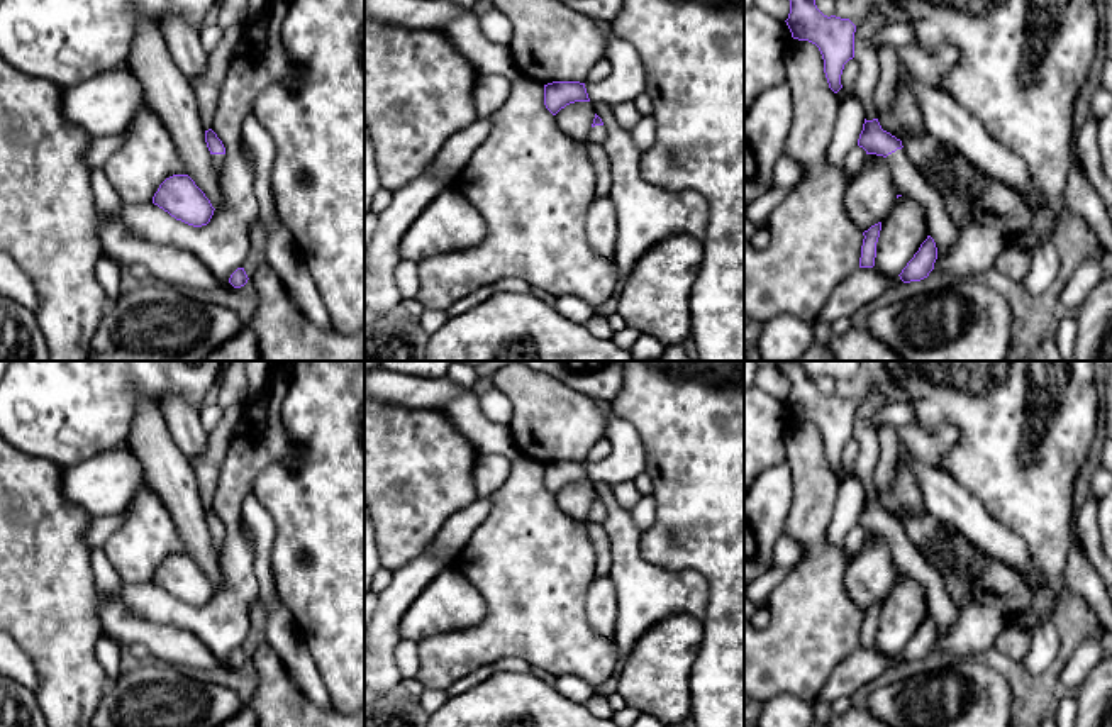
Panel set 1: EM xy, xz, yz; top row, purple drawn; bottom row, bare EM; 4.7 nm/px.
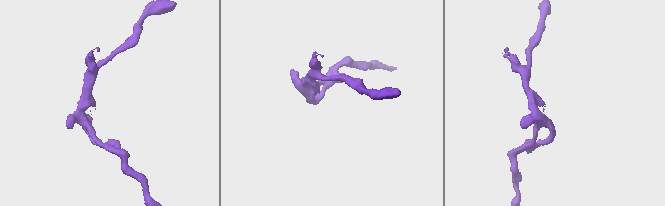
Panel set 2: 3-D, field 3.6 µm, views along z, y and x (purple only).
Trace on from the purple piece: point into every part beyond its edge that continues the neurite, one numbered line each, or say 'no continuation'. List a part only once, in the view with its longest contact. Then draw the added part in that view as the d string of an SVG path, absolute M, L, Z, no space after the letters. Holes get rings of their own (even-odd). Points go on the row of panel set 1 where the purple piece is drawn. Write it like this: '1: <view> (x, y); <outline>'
1: yz (909, 180); M904 147L888 154L887 161L898 195L914 198L926 210L929 236L936 242L937 254L951 249L958 242L958 227L946 215L942 197L924 180Z

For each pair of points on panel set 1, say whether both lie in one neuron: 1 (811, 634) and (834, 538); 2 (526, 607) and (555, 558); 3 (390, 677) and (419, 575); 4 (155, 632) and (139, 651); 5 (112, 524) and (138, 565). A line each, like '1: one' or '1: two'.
1: two
2: one
3: one
4: two
5: two

